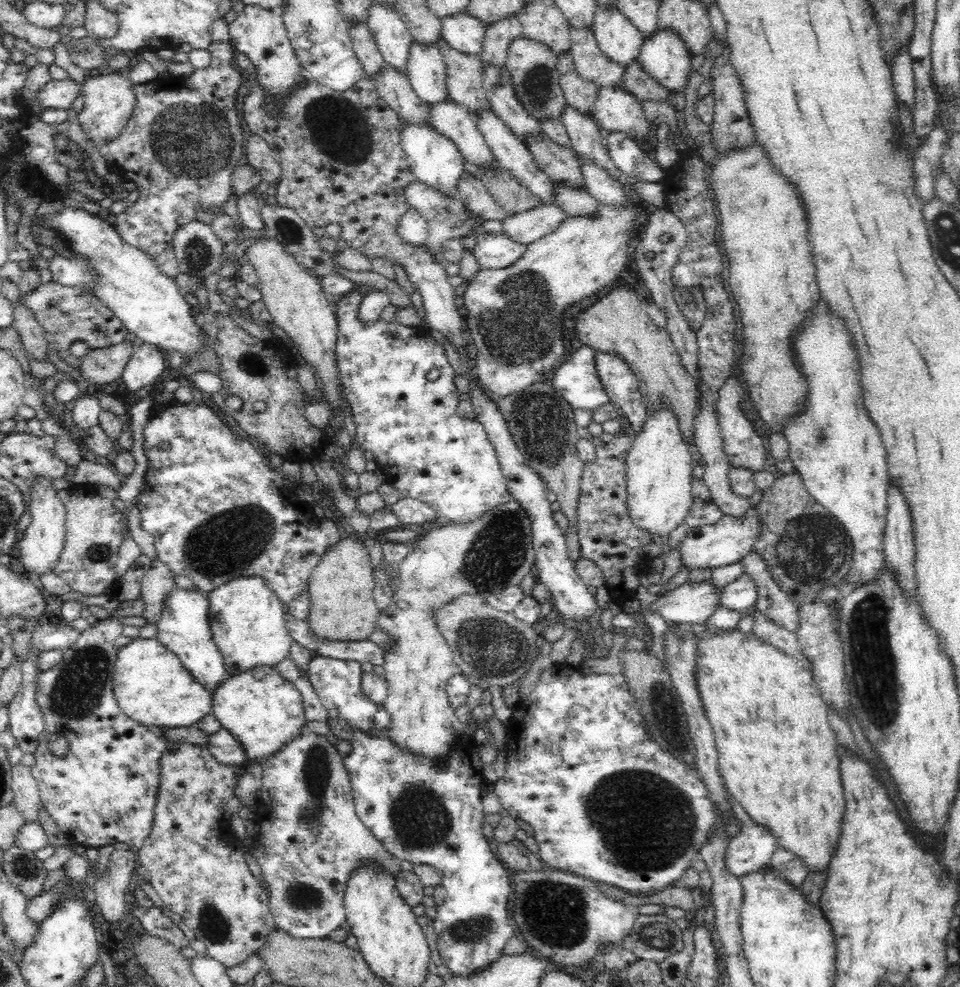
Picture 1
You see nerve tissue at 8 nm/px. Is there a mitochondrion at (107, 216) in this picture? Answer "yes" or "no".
no

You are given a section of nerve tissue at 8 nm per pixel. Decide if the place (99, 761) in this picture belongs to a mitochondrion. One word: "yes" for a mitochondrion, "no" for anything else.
no

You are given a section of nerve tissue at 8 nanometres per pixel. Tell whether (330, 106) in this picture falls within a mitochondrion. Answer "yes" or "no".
yes

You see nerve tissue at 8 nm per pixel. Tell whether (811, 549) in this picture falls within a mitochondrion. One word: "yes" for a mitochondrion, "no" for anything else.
yes

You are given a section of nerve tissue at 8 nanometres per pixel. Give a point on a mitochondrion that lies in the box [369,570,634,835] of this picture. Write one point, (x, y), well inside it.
(493, 647)

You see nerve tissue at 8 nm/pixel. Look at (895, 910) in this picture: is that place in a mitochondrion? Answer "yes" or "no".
no

